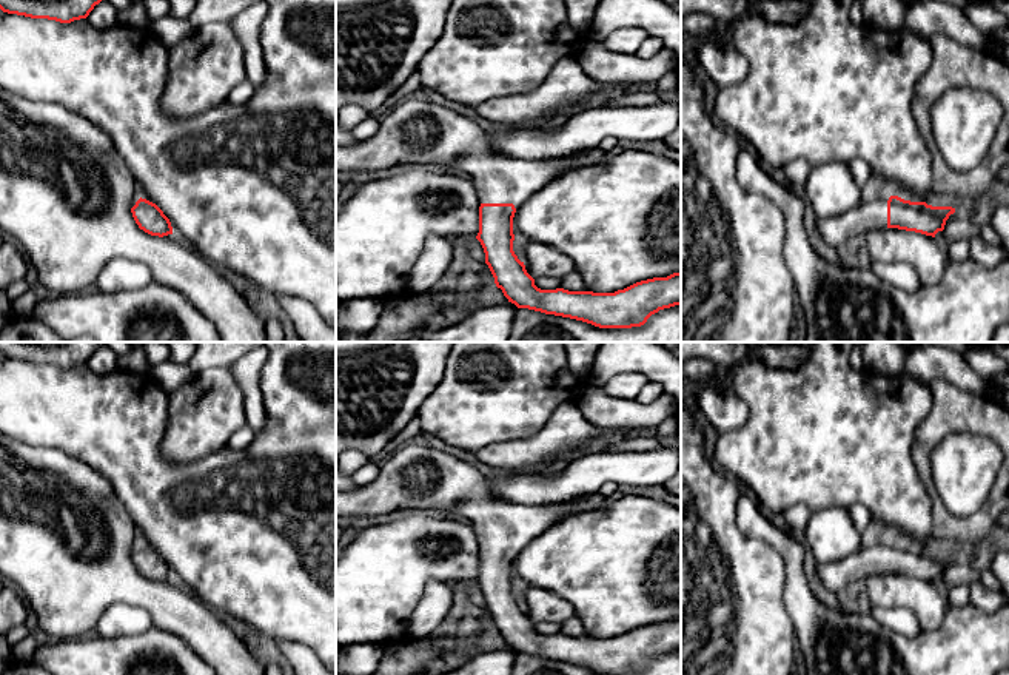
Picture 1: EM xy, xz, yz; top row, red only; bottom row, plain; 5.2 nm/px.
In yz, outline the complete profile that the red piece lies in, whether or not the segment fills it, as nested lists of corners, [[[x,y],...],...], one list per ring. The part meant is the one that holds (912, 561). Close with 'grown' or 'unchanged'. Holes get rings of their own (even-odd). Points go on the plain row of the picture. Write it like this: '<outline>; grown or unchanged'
[[[883,541],[861,547],[838,562],[816,564],[821,584],[830,592],[840,592],[852,583],[873,575],[898,573],[935,583],[944,575],[946,566],[955,558],[952,552],[932,552],[926,547],[910,547],[898,541]]]; grown

